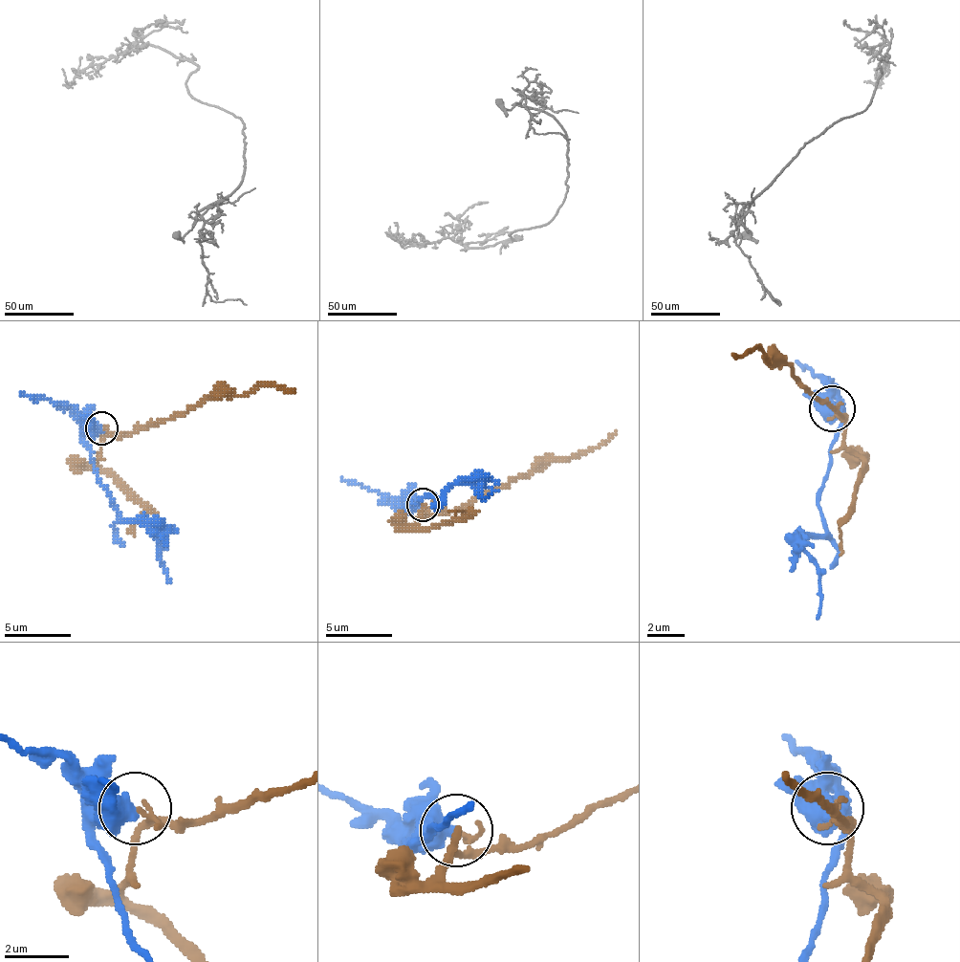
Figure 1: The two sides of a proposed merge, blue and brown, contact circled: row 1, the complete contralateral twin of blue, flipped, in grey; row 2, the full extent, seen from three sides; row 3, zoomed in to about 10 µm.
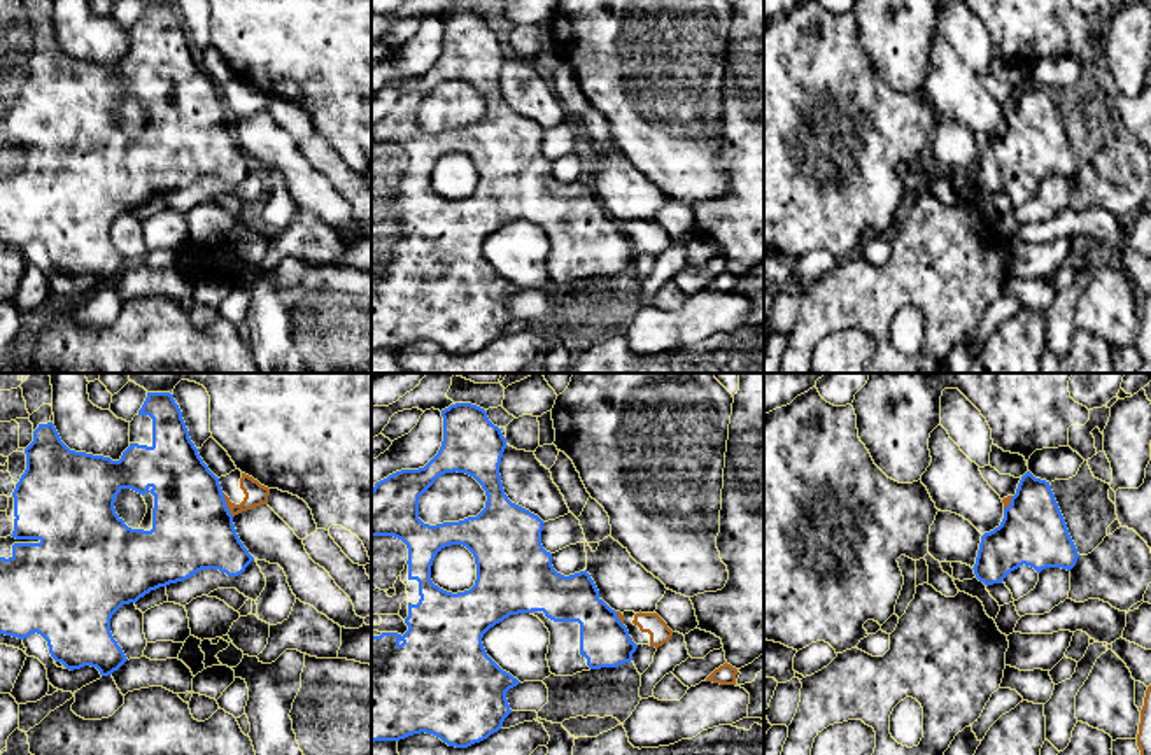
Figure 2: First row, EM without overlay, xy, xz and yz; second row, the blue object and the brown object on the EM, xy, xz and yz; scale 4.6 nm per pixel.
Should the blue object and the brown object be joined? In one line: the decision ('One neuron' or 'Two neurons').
Two neurons

